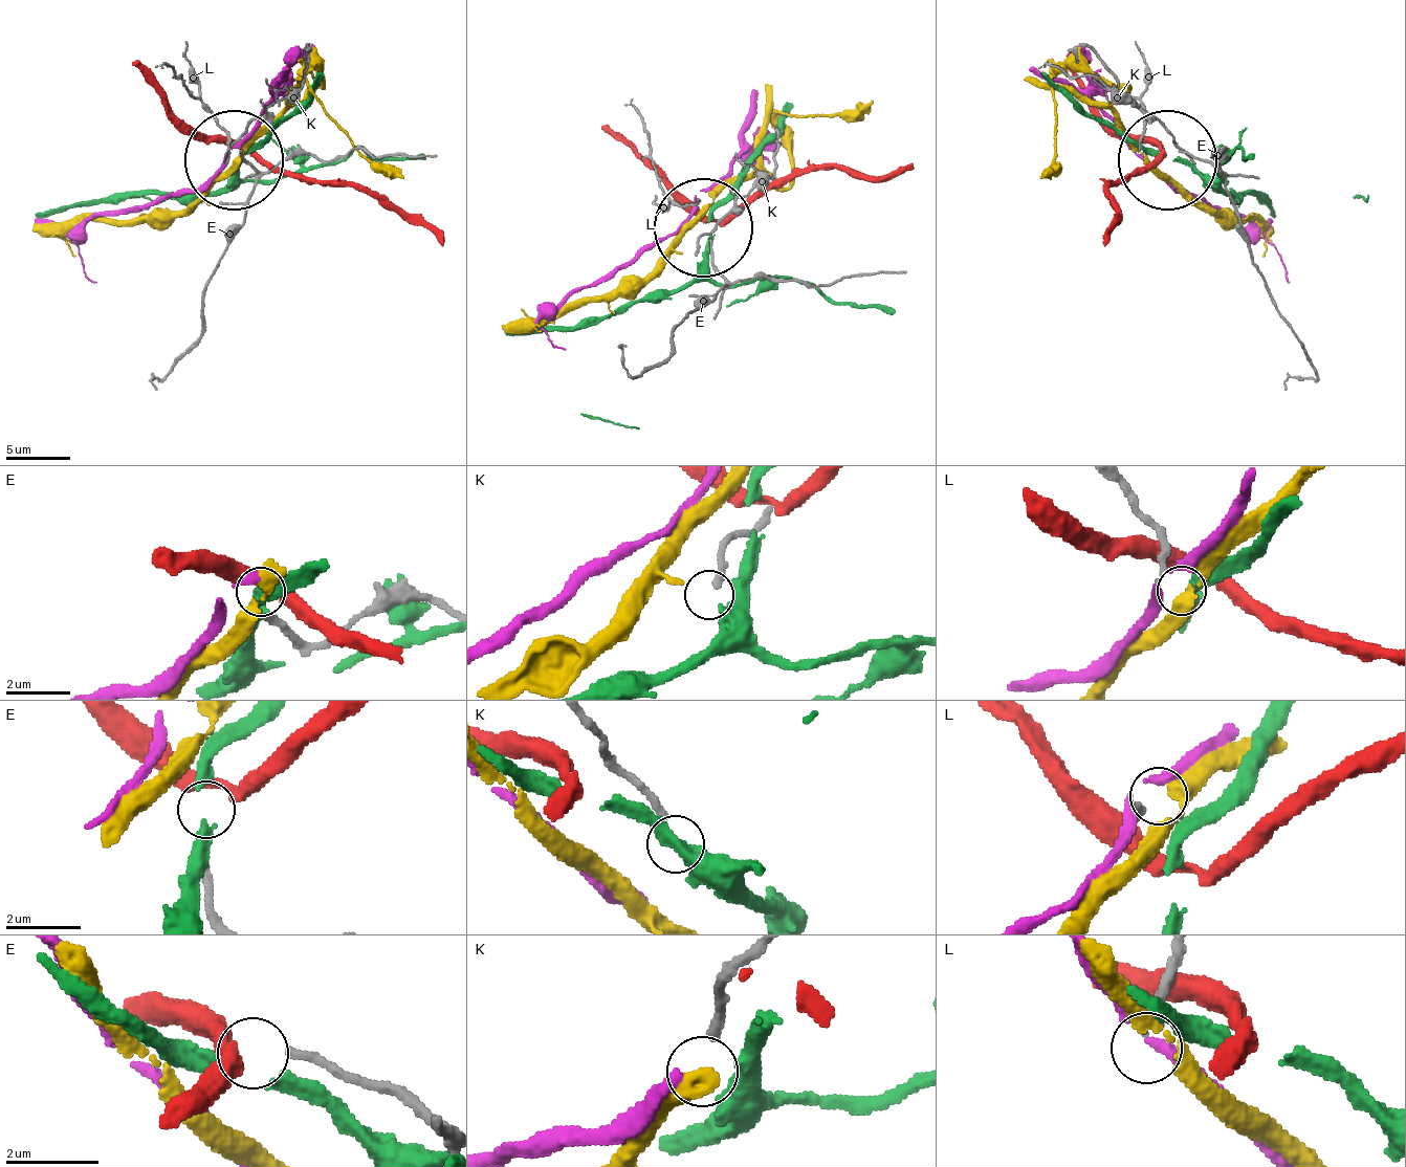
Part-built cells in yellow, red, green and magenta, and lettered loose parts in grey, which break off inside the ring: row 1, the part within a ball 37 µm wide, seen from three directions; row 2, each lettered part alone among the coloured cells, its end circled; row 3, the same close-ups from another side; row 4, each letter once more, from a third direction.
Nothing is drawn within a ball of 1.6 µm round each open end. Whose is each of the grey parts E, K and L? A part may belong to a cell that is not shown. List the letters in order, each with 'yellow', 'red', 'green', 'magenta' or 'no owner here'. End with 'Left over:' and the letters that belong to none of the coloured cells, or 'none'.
E: red
K: no owner here
L: no owner here
Left over: K, L

